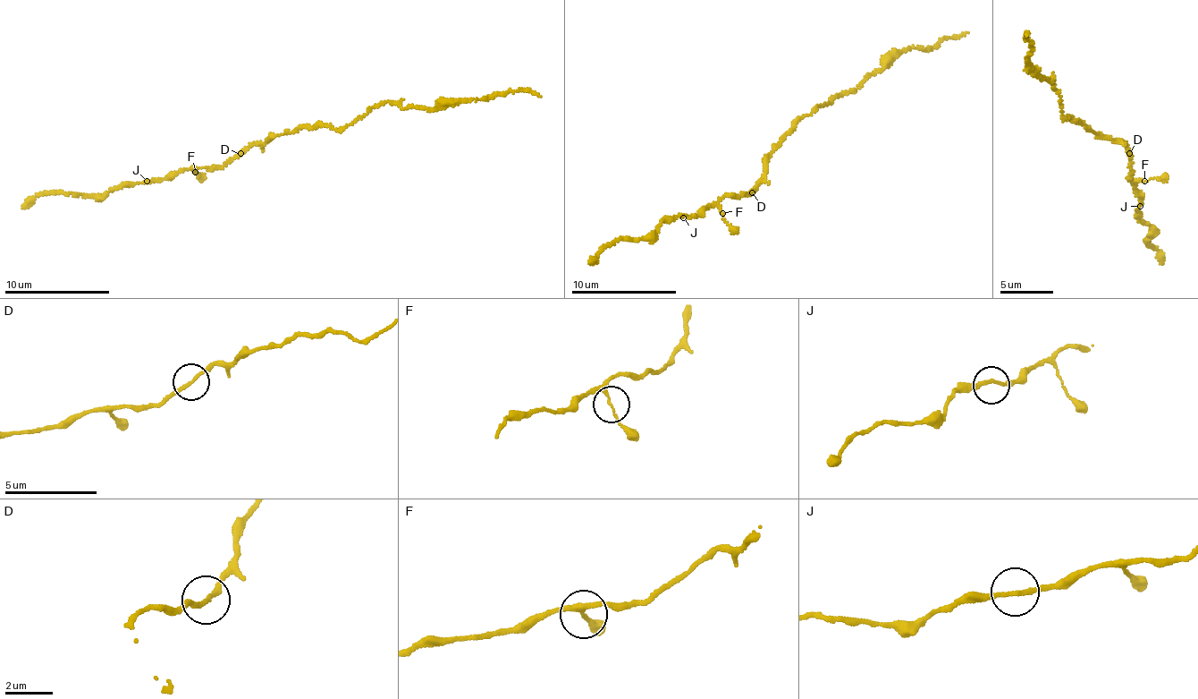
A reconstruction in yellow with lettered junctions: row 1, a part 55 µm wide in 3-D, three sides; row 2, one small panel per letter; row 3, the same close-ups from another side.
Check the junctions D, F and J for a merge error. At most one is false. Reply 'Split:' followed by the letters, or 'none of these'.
Split: D

